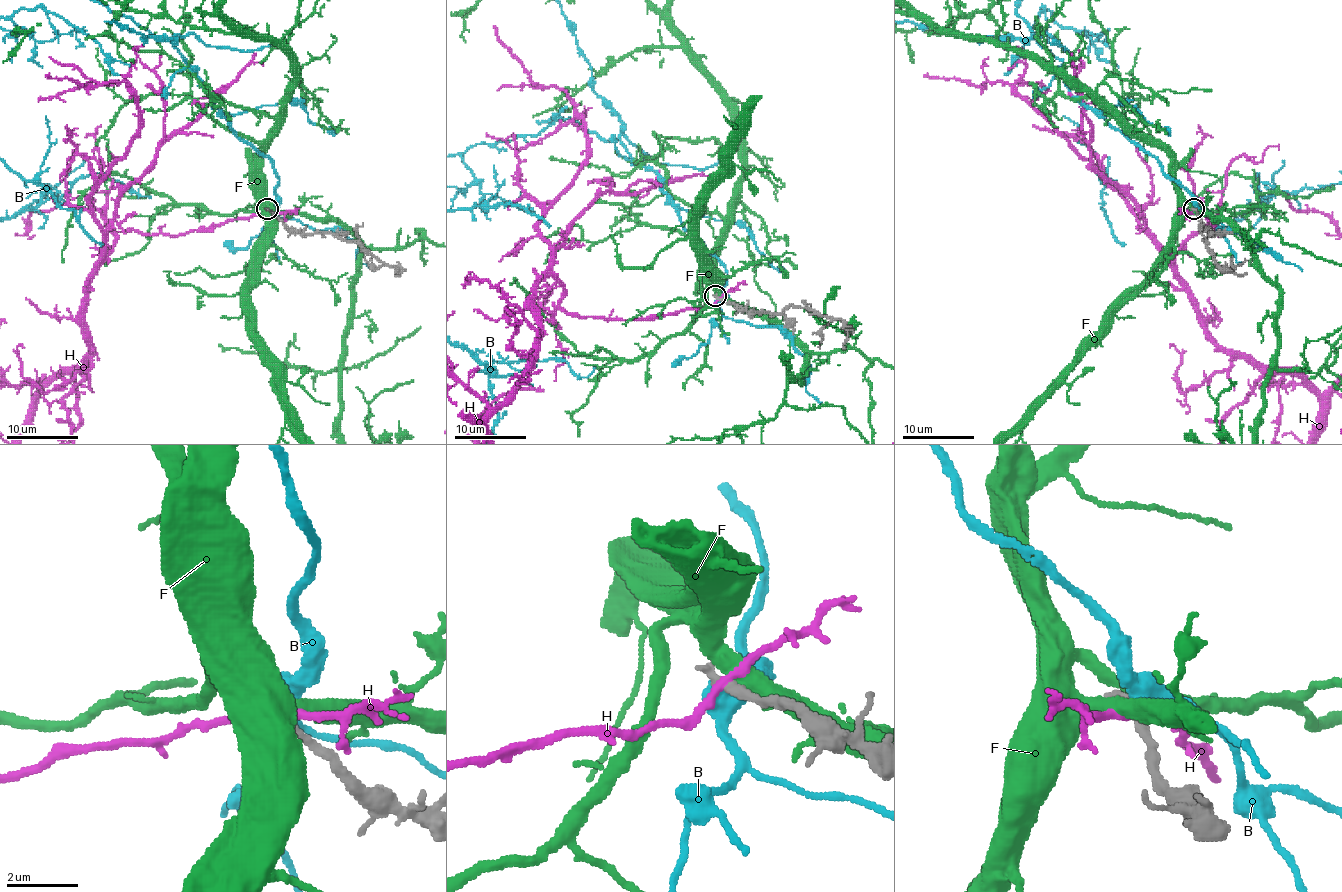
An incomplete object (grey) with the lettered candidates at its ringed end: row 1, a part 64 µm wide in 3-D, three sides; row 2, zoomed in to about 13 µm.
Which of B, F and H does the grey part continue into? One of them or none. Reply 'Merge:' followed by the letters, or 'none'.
Merge: none

